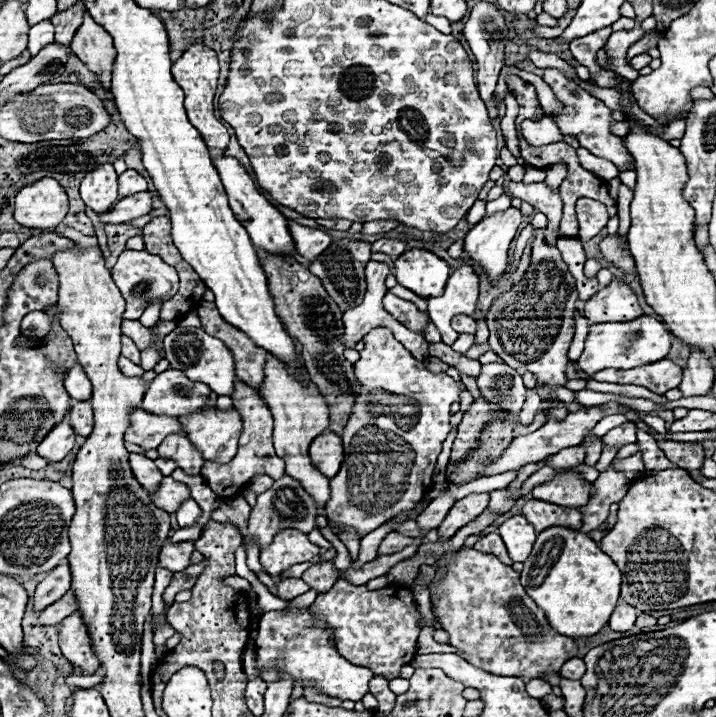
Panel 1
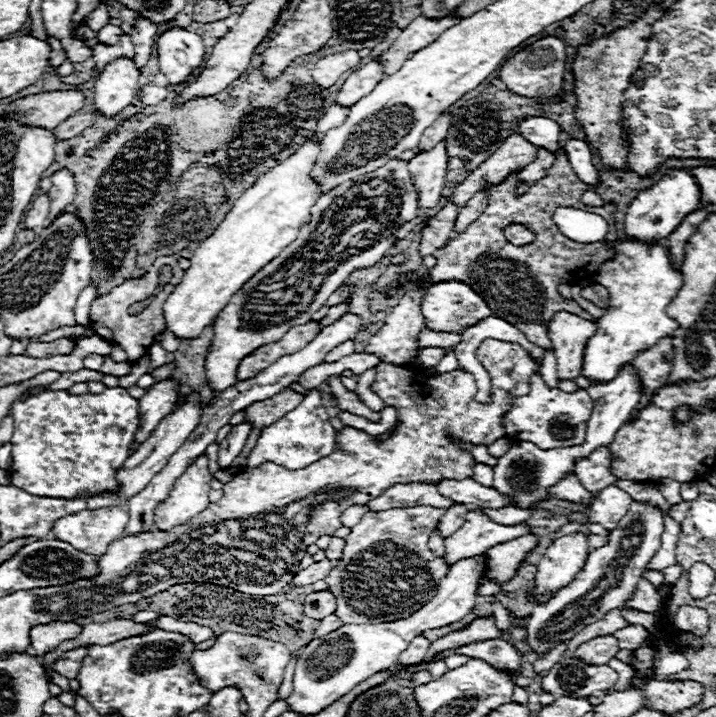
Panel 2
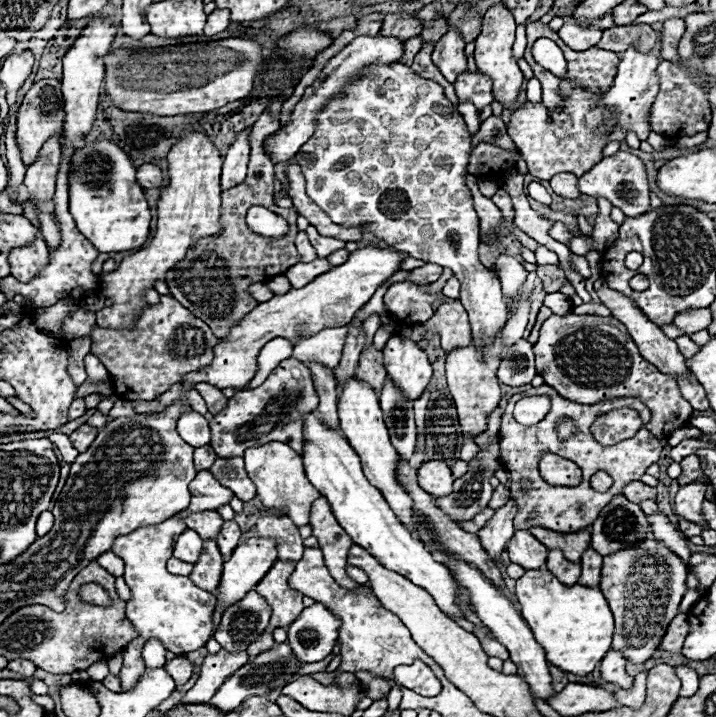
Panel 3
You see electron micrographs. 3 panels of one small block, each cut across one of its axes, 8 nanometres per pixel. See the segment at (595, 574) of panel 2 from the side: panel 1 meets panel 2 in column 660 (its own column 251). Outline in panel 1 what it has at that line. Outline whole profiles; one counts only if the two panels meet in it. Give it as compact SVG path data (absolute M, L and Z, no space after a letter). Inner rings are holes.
M284 474L284 478L276 480L272 484L270 490L266 490L264 494L258 496L256 508L250 512L250 524L248 524L248 532L254 534L254 538L258 540L258 546L264 548L272 542L274 534L282 528L296 528L300 532L312 532L316 528L316 504L312 502L312 496L300 486L300 482L296 482L294 478L288 478Z

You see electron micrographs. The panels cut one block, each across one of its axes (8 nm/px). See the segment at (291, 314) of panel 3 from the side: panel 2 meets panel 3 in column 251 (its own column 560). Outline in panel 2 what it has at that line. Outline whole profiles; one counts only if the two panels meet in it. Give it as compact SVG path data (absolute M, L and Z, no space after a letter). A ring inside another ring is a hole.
M558 312L548 326L554 342L554 356L558 362L560 380L576 380L584 366L586 342L596 334L596 324L570 312Z

